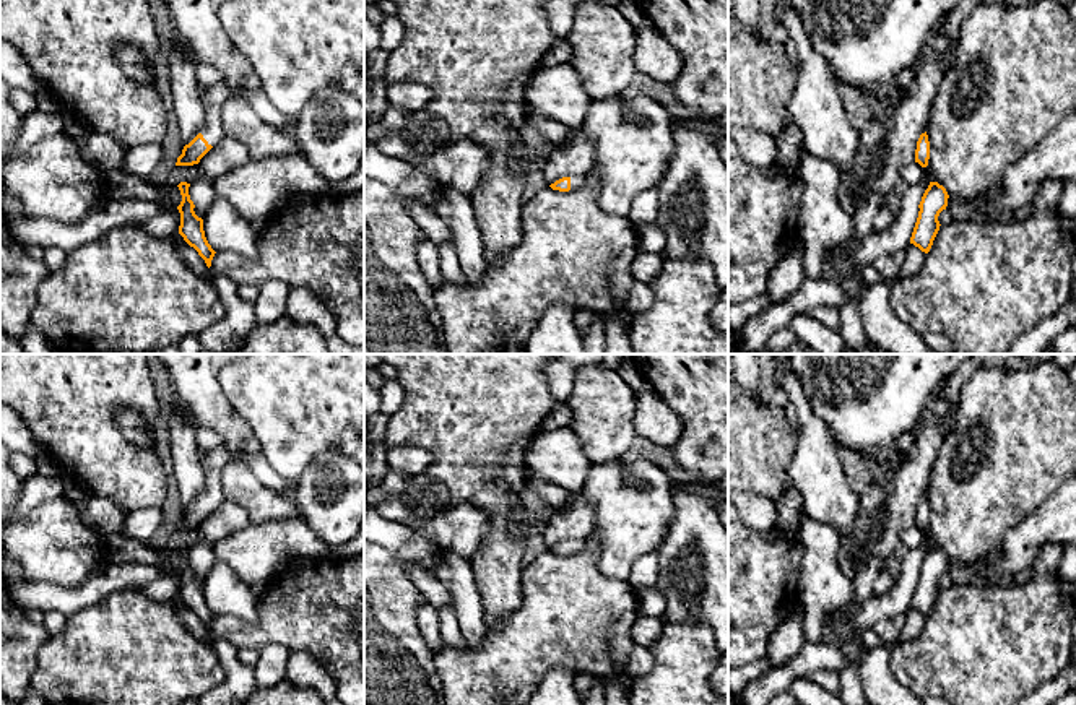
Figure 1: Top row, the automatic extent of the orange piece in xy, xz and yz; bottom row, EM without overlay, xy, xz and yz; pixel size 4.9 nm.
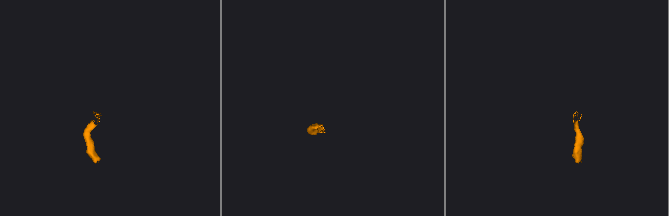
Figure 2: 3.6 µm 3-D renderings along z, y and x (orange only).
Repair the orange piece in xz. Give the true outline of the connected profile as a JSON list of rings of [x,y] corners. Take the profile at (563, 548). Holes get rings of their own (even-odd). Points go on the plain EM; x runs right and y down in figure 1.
[[[580,539],[562,541],[562,543],[556,544],[554,547],[551,547],[549,551],[553,554],[569,556],[569,554],[575,554],[575,552],[582,551],[585,547],[585,544],[587,544],[587,541],[580,541]]]

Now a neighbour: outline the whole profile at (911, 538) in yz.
[[[918,526],[905,528],[900,536],[900,546],[907,551],[917,549],[923,541],[923,531]]]

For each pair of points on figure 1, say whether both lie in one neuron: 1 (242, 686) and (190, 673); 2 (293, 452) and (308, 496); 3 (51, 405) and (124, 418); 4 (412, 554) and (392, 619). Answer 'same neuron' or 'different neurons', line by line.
1: different neurons
2: different neurons
3: different neurons
4: same neuron

